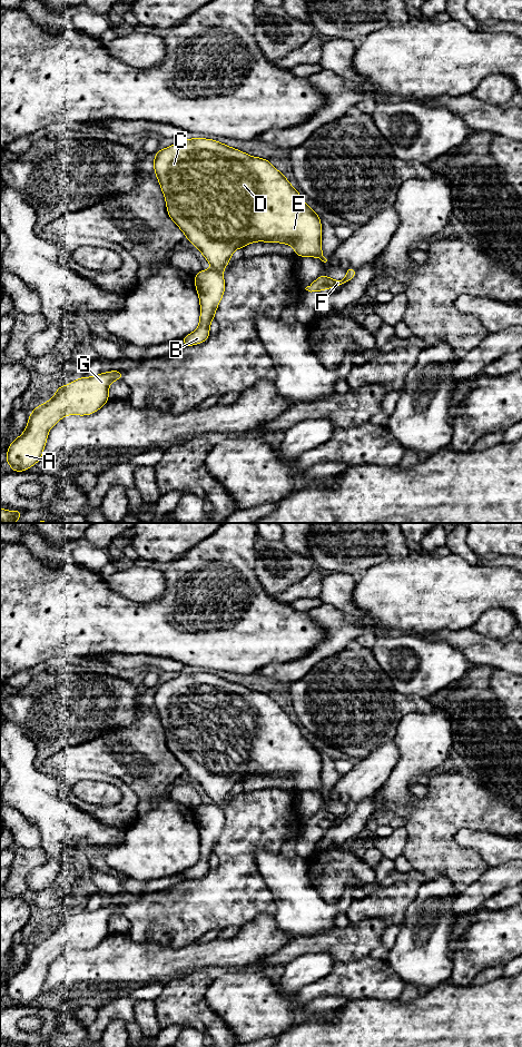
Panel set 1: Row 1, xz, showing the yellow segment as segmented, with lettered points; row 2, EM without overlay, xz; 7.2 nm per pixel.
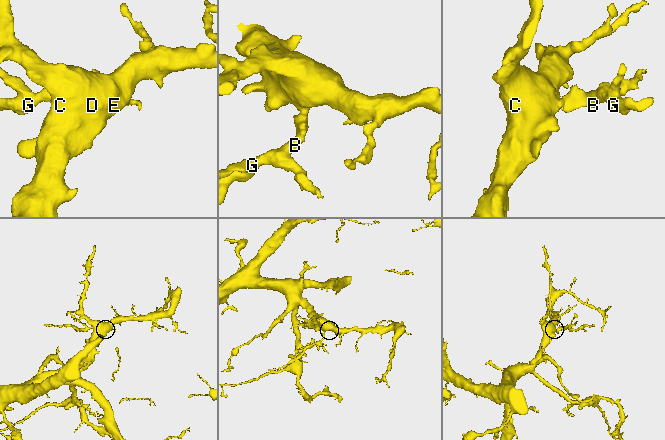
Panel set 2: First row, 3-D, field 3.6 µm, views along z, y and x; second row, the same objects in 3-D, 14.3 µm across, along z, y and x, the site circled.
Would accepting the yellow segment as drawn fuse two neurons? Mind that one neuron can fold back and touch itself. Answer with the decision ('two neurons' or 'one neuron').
one neuron

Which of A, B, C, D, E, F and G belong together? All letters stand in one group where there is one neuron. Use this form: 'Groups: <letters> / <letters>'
Groups: A B C D E F G

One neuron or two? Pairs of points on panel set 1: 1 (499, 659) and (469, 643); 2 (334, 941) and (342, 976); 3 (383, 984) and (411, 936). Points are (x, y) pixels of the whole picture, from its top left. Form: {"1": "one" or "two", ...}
{"1": "one", "2": "two", "3": "two"}

